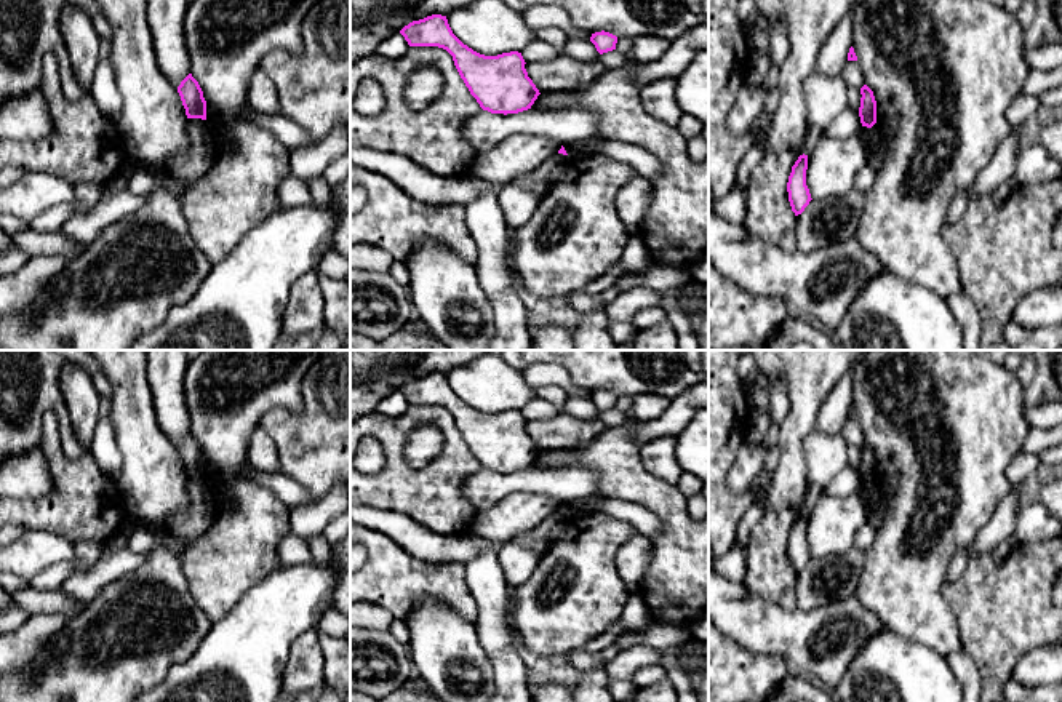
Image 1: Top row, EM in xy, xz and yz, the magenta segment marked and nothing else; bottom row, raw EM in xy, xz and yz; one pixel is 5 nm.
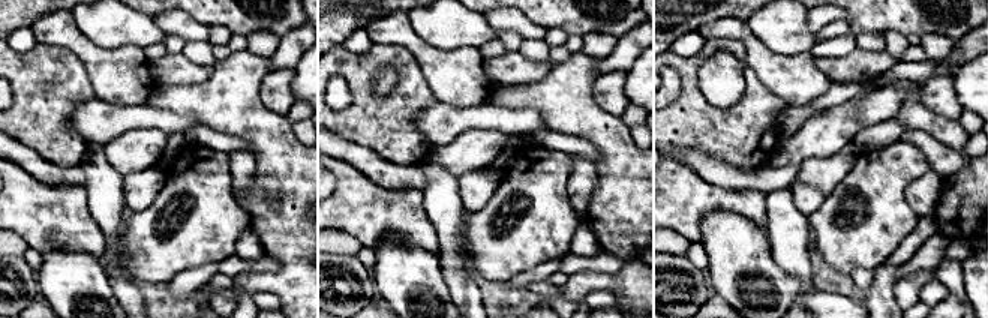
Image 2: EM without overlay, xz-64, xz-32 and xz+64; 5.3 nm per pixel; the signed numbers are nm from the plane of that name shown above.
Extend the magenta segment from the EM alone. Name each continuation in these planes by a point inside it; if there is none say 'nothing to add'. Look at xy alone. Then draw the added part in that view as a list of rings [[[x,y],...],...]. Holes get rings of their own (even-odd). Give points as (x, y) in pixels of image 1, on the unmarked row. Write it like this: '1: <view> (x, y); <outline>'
nothing to add

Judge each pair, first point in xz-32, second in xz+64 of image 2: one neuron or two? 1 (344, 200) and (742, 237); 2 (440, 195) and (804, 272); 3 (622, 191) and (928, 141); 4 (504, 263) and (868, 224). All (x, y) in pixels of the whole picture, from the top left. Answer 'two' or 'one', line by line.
1: two
2: one
3: two
4: one

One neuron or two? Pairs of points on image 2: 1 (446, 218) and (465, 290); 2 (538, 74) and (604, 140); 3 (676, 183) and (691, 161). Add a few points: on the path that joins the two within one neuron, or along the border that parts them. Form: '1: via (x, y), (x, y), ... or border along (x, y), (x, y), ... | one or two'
1: via (450, 236), (450, 255), (455, 272) | one
2: border along (553, 63), (538, 81), (508, 86) | two
3: border along (673, 156), (708, 182), (718, 185) | two

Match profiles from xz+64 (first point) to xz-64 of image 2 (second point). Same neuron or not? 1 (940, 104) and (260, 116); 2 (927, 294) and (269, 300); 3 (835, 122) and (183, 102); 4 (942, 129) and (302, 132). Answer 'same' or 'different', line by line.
1: different
2: same
3: different
4: different

